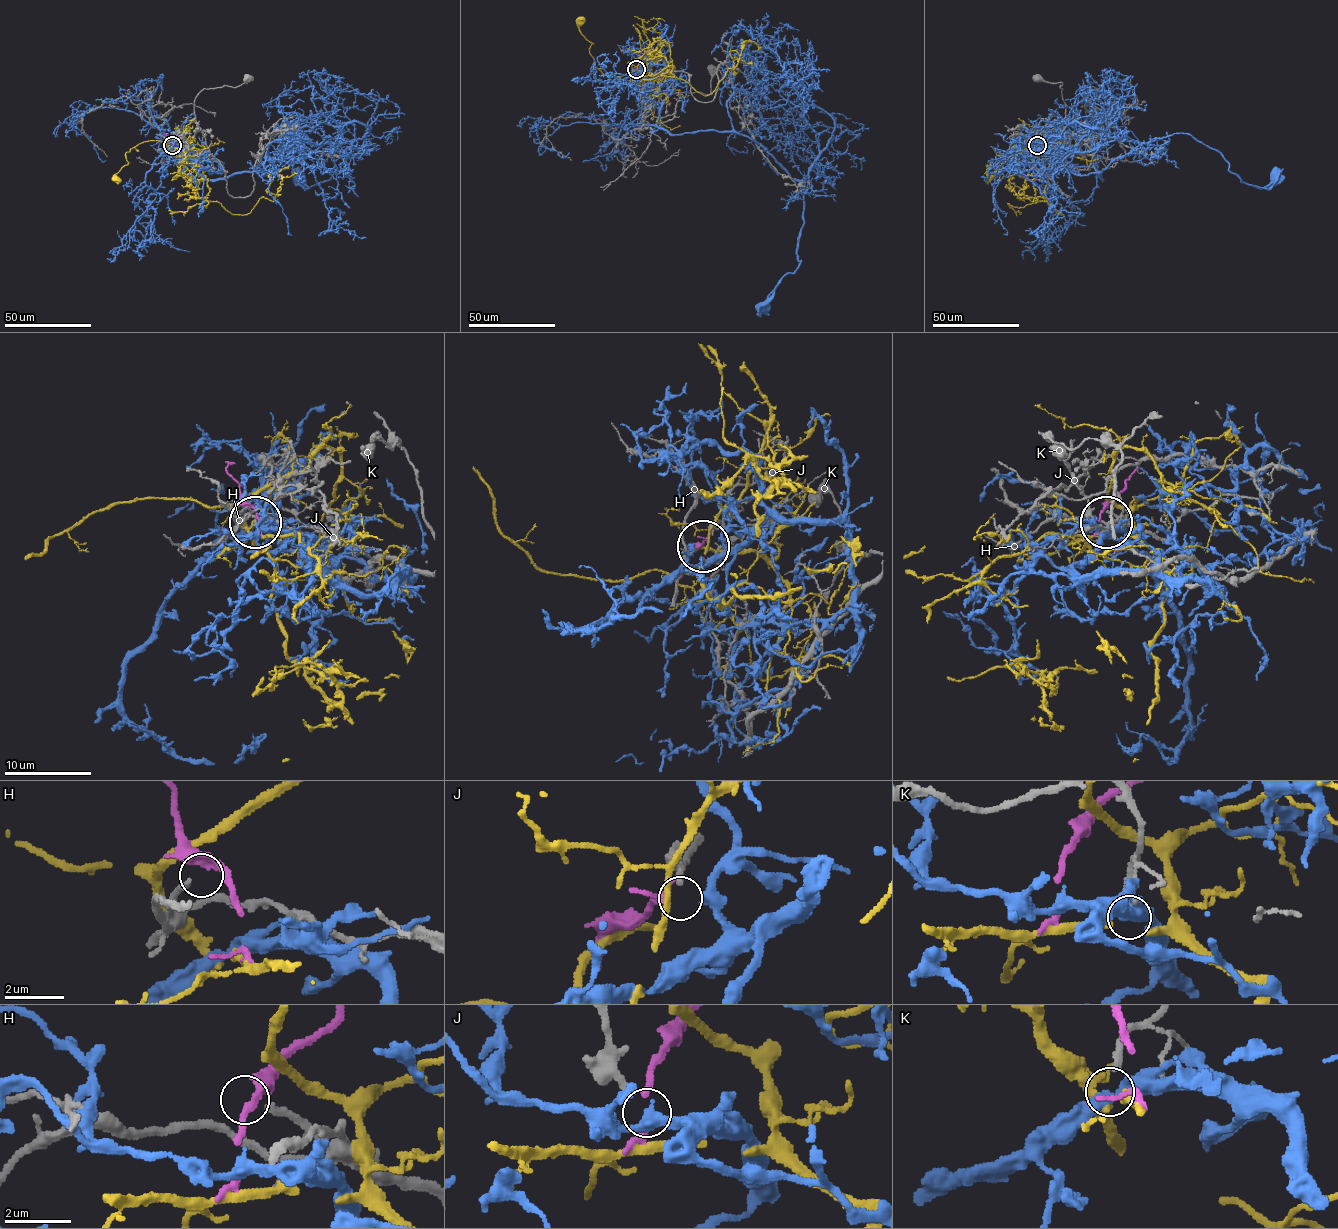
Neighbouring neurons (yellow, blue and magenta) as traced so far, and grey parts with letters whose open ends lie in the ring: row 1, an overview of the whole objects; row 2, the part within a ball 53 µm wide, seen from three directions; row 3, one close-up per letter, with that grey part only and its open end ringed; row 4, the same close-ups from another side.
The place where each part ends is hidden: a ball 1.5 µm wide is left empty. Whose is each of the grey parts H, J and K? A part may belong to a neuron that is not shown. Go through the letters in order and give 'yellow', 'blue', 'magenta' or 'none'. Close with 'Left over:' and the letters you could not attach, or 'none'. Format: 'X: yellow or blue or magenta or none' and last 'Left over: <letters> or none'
H: none
J: blue
K: none
Left over: H, K

